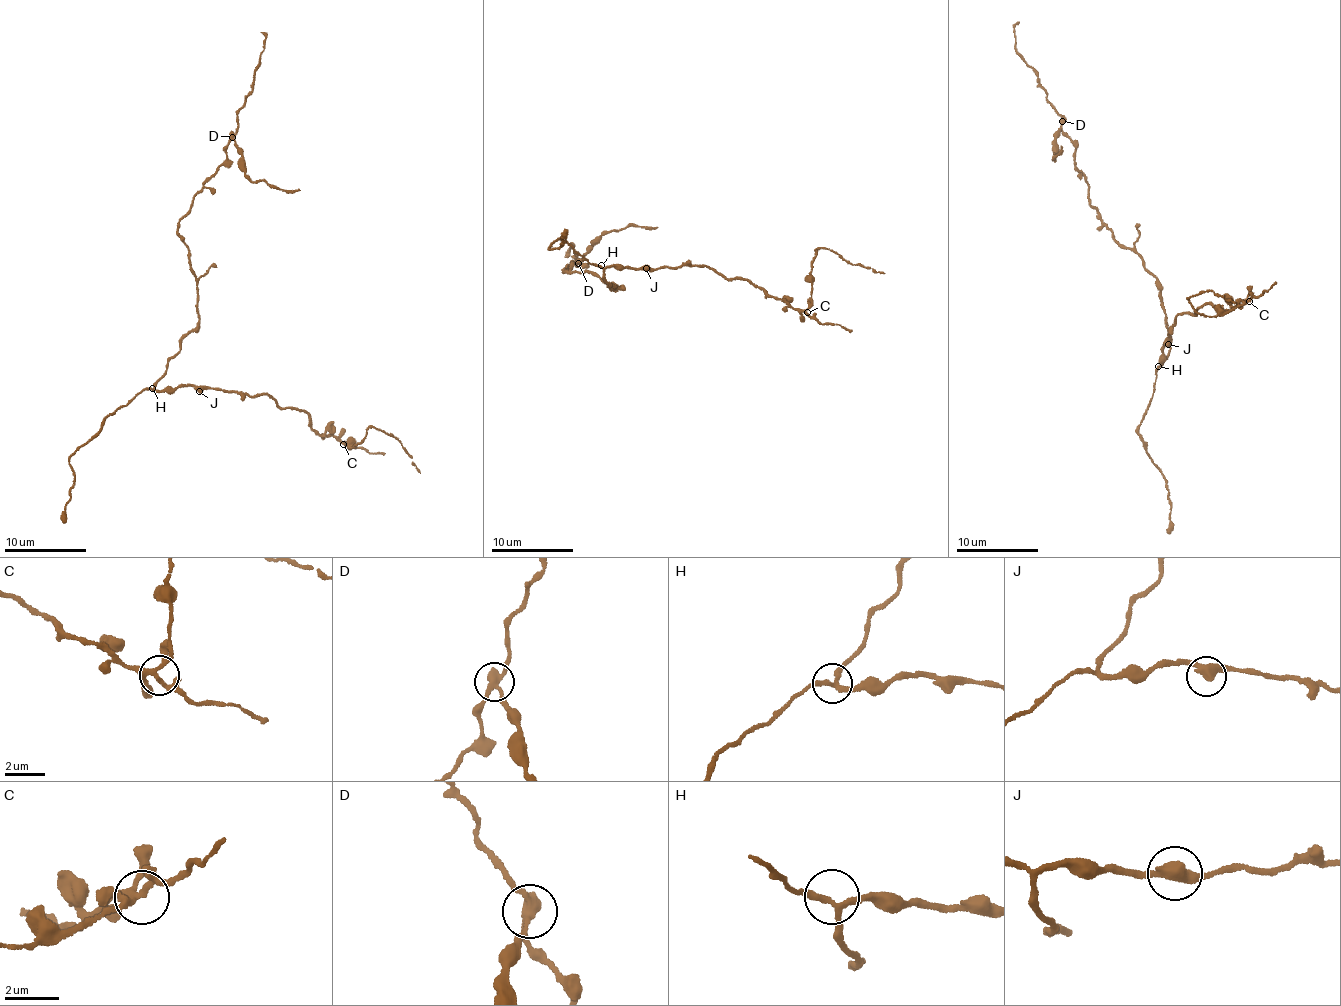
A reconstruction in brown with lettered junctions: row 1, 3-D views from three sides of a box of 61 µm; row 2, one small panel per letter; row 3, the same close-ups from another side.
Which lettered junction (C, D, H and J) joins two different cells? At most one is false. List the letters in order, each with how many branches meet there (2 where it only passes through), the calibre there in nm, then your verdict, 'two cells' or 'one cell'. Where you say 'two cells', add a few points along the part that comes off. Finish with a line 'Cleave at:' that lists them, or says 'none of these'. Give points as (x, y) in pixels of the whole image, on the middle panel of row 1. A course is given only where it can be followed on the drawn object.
C: 5 branches meet; 220 nm thick; one cell
D: 3 branches meet; 320 nm thick; two cells; foreign part runs (577, 262), (597, 239), (611, 230), (658, 228)
H: 3 branches meet; 190 nm thick; one cell
J: 2 branches meet; 420 nm thick; one cell
Cleave at: D

